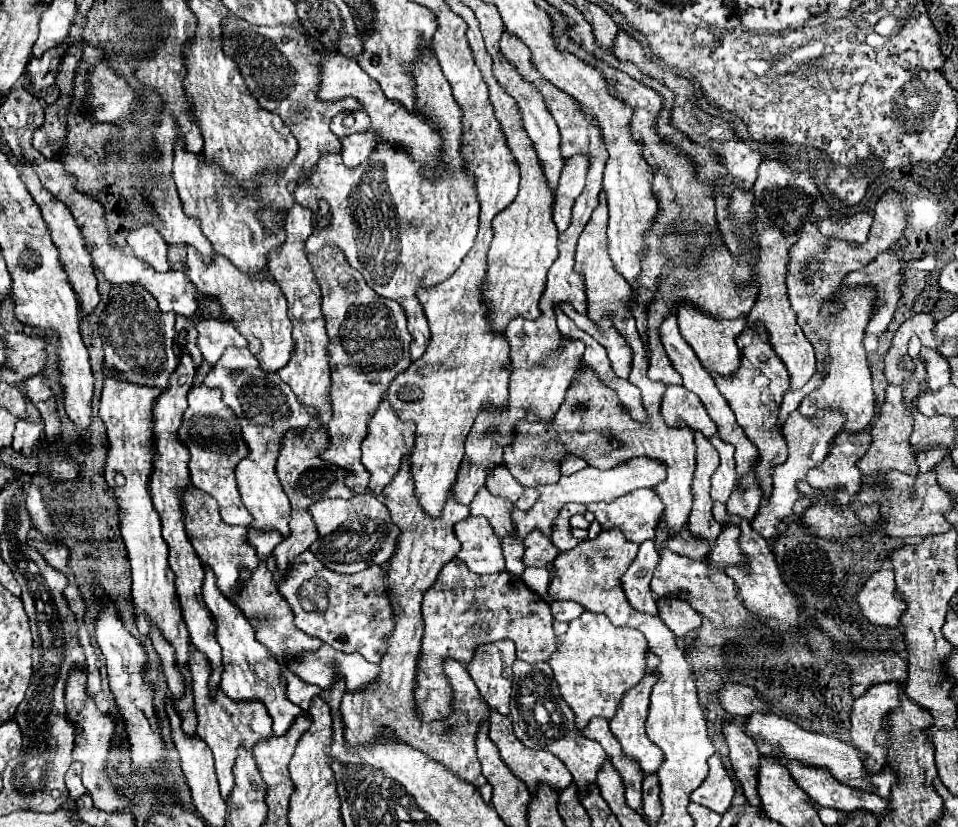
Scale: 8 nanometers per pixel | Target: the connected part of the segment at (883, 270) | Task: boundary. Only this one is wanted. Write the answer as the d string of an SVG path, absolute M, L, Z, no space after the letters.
M884 251L866 267L852 271L844 277L844 283L848 283L848 285L874 285L878 289L878 295L874 299L874 305L878 305L876 315L868 323L866 333L880 335L882 331L886 331L886 327L896 311L896 305L900 301L904 269L906 269L904 259L900 259L894 251Z

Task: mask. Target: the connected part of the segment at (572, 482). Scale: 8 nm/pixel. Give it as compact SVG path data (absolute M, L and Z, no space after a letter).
M634 457L626 463L622 463L620 467L614 467L614 469L608 469L608 471L598 471L594 467L586 467L582 471L576 471L574 475L568 475L568 477L560 477L558 483L554 485L538 485L538 491L540 491L540 499L536 501L534 509L528 509L526 513L522 513L520 509L512 509L512 521L514 521L514 529L518 529L518 539L520 541L514 541L510 537L510 541L502 541L502 549L504 549L504 559L506 559L506 571L512 573L512 575L520 575L524 565L520 563L520 557L524 555L524 539L528 533L532 533L534 529L540 529L542 533L550 535L552 533L552 523L554 519L558 517L560 509L574 501L574 503L594 503L594 501L614 501L626 493L632 493L634 489L642 489L642 487L654 487L658 485L660 481L664 481L666 477L666 469L660 461L654 461L650 457Z

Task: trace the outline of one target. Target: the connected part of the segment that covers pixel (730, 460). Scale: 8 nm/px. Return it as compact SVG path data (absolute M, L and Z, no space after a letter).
M720 437L708 439L716 451L720 453L720 465L712 475L712 499L726 503L730 499L730 493L736 485L736 469L734 469L734 447L720 441Z

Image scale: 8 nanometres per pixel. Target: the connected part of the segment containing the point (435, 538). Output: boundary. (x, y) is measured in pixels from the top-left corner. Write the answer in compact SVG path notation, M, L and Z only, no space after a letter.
M406 455L406 461L402 461L402 469L394 475L394 481L384 489L384 505L388 507L394 525L400 529L400 537L396 541L396 553L390 557L390 567L386 571L386 583L388 583L388 597L392 603L392 613L394 613L394 621L396 621L396 629L394 635L388 639L388 653L382 657L380 661L380 681L370 685L368 689L360 691L360 693L346 693L340 705L340 713L342 713L342 725L344 725L344 739L346 739L346 749L358 749L358 747L368 747L374 745L378 741L384 739L384 735L392 735L392 739L402 741L426 755L430 755L434 761L442 763L446 769L450 769L450 773L458 775L458 779L462 781L470 781L470 785L474 787L482 787L486 785L486 777L480 771L480 761L476 757L476 733L480 729L480 725L484 721L488 721L490 715L490 707L486 705L486 701L482 701L482 695L478 693L478 687L474 685L470 673L466 673L466 669L458 663L458 661L446 661L444 663L444 671L454 687L454 713L448 719L436 721L436 723L428 723L424 725L416 713L414 713L414 681L416 681L416 661L418 661L418 653L420 653L420 645L422 645L422 633L424 633L424 625L422 625L422 597L426 593L426 589L430 589L430 585L434 585L438 573L442 571L442 567L452 561L460 549L460 541L454 535L454 525L470 515L470 507L458 505L458 501L454 501L454 497L448 497L442 515L440 517L430 517L426 511L420 509L418 505L418 497L414 497L414 477L410 477L410 455Z

